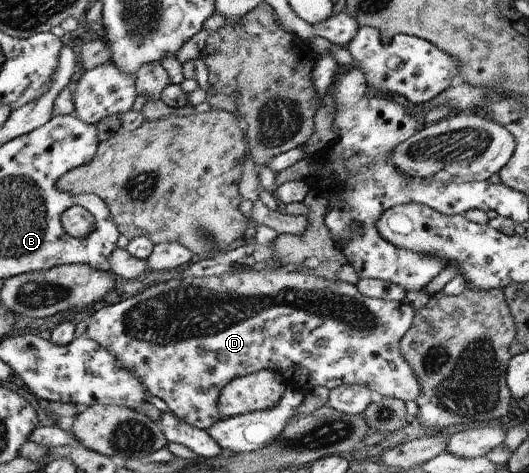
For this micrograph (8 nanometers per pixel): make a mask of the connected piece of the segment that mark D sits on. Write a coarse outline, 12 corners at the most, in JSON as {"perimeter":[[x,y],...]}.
{"perimeter":[[299,271],[172,278],[84,335],[209,429],[234,378],[419,396],[414,310]]}

